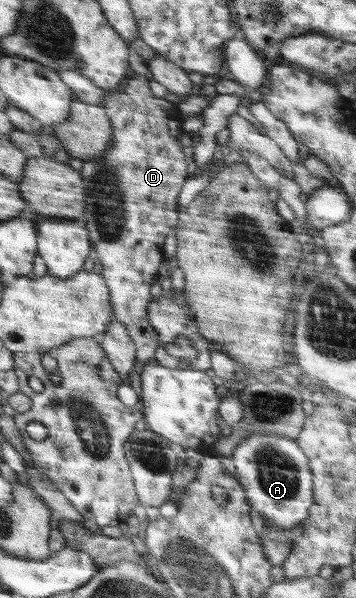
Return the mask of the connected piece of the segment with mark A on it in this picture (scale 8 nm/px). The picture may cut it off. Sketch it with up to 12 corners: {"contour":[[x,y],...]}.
{"contour":[[257,432],[230,456],[252,510],[291,532],[314,478],[296,440]]}

